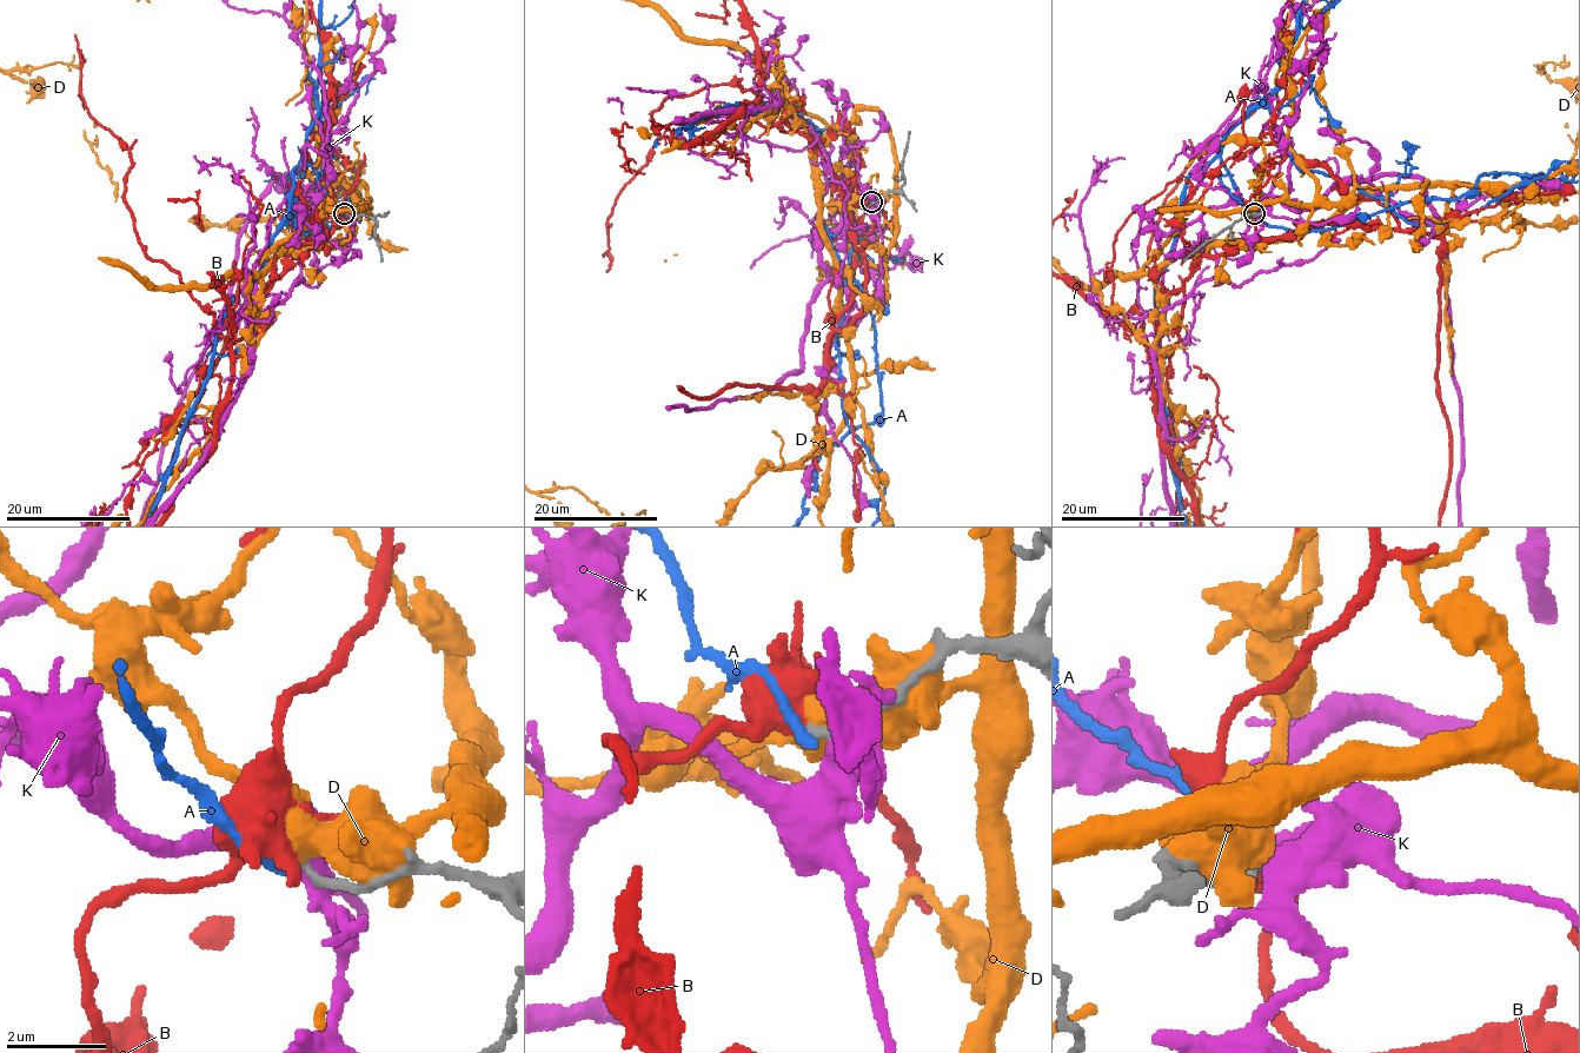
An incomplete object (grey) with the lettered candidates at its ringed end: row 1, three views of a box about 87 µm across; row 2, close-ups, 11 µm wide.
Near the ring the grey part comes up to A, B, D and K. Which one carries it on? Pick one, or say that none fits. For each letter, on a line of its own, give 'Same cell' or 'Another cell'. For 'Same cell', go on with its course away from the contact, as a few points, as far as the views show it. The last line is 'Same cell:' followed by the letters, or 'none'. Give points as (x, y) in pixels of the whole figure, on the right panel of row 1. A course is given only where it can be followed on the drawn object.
A: Another cell
B: Another cell
D: Another cell
K: Another cell
Same cell: none

